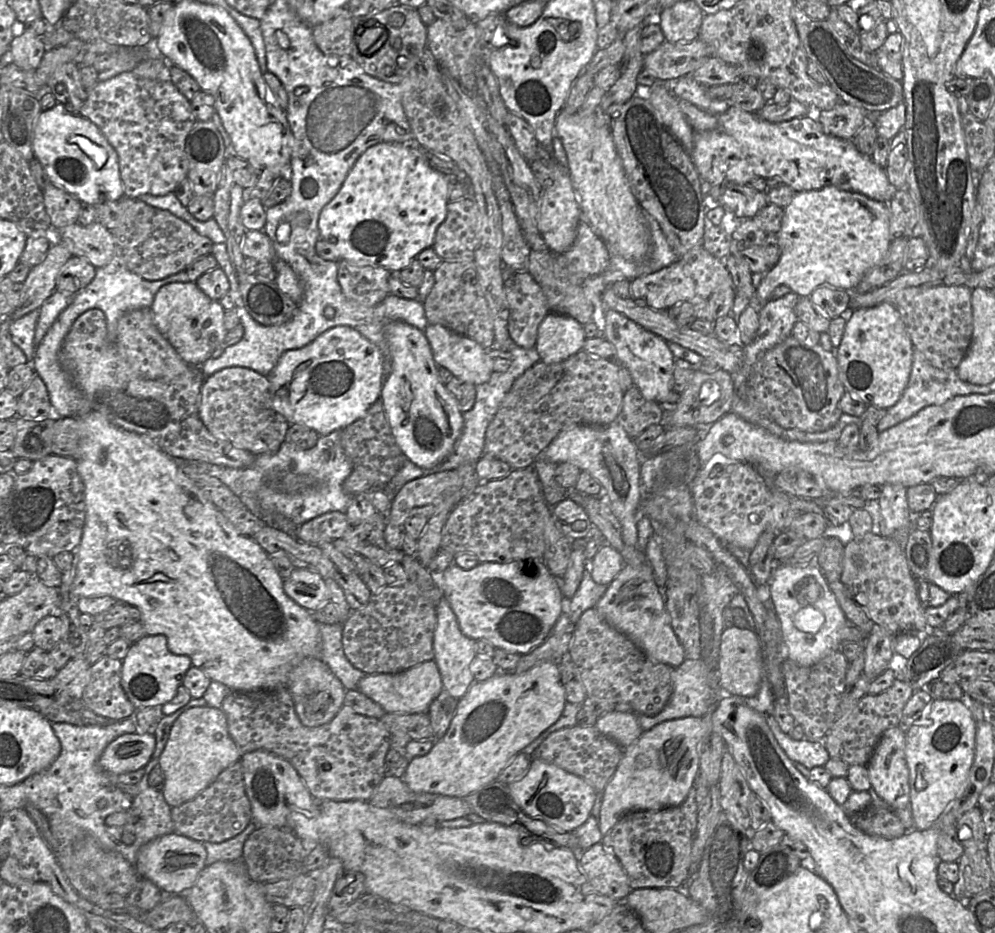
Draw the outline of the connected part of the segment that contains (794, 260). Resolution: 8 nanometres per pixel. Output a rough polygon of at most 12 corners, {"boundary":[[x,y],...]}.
{"boundary":[[797,192],[756,287],[853,291],[889,248],[889,204]]}

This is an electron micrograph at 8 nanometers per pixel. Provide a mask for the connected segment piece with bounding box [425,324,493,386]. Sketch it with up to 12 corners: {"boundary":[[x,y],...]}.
{"boundary":[[438,324],[425,336],[438,367],[475,386],[491,378],[488,350]]}

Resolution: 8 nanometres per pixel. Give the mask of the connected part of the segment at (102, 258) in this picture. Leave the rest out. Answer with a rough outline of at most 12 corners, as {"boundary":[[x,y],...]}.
{"boundary":[[78,222],[58,230],[73,256],[95,268],[115,257],[111,232]]}

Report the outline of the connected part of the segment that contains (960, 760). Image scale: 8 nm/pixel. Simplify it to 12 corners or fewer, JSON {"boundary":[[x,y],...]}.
{"boundary":[[933,700],[905,733],[910,808],[930,828],[966,786],[977,722]]}

